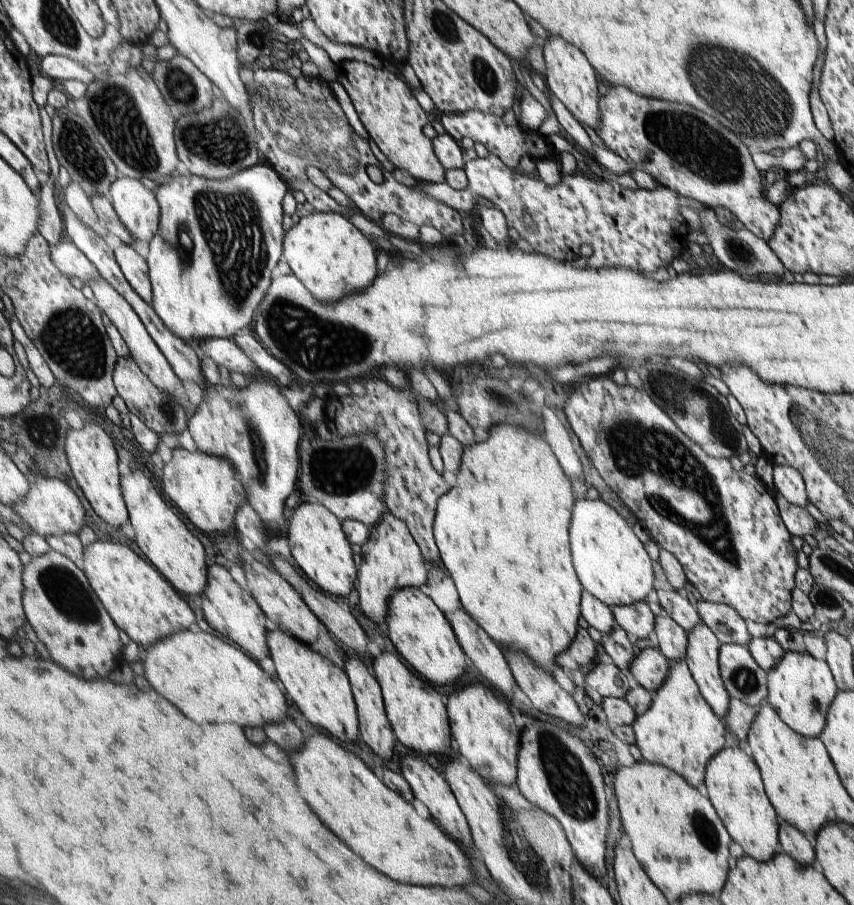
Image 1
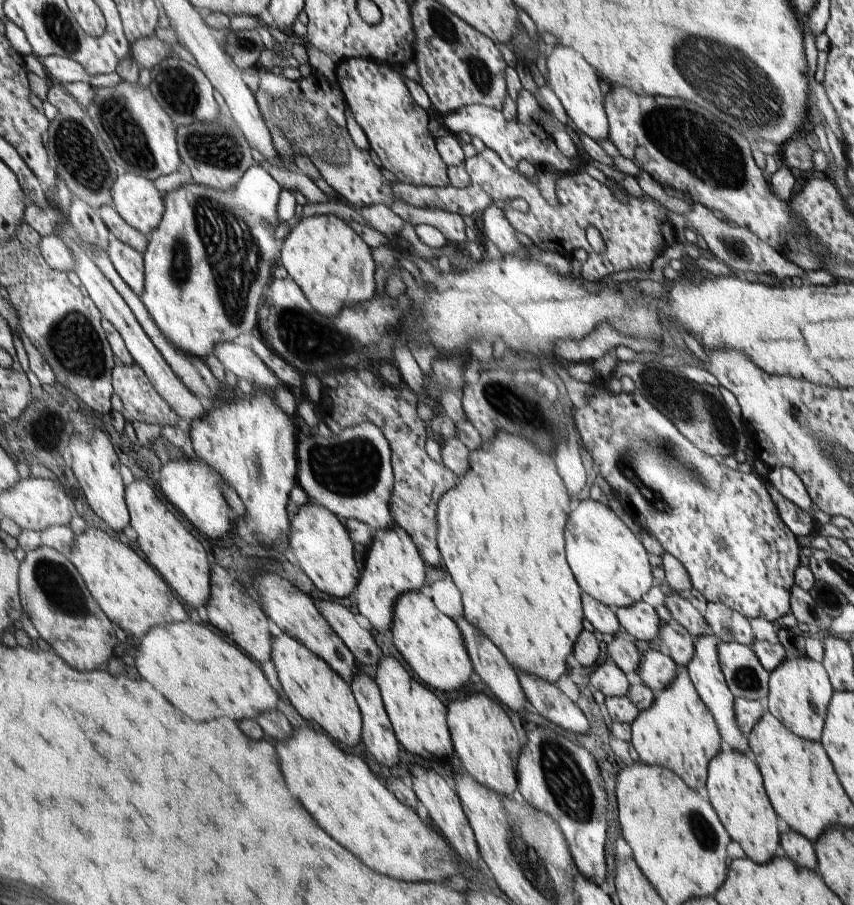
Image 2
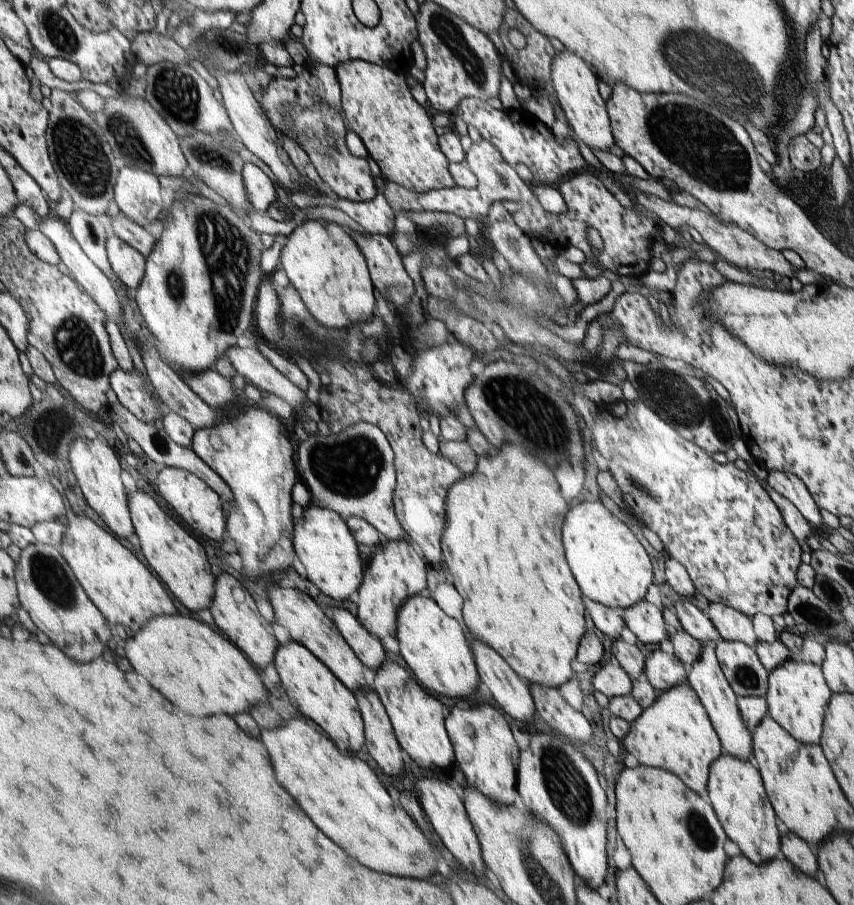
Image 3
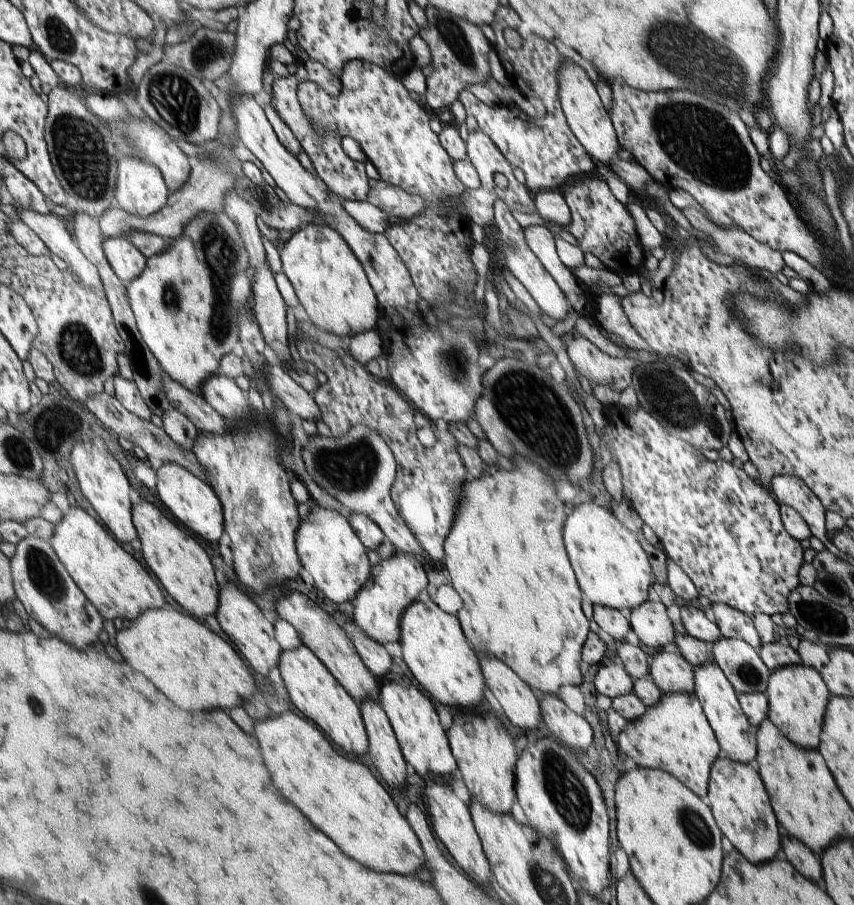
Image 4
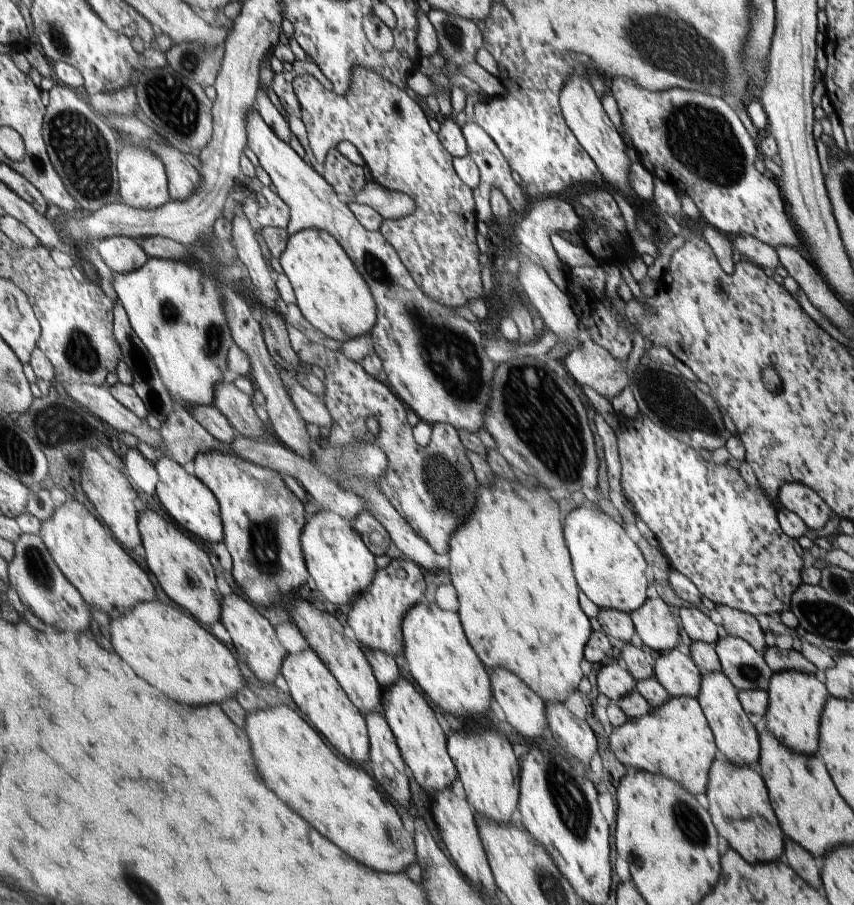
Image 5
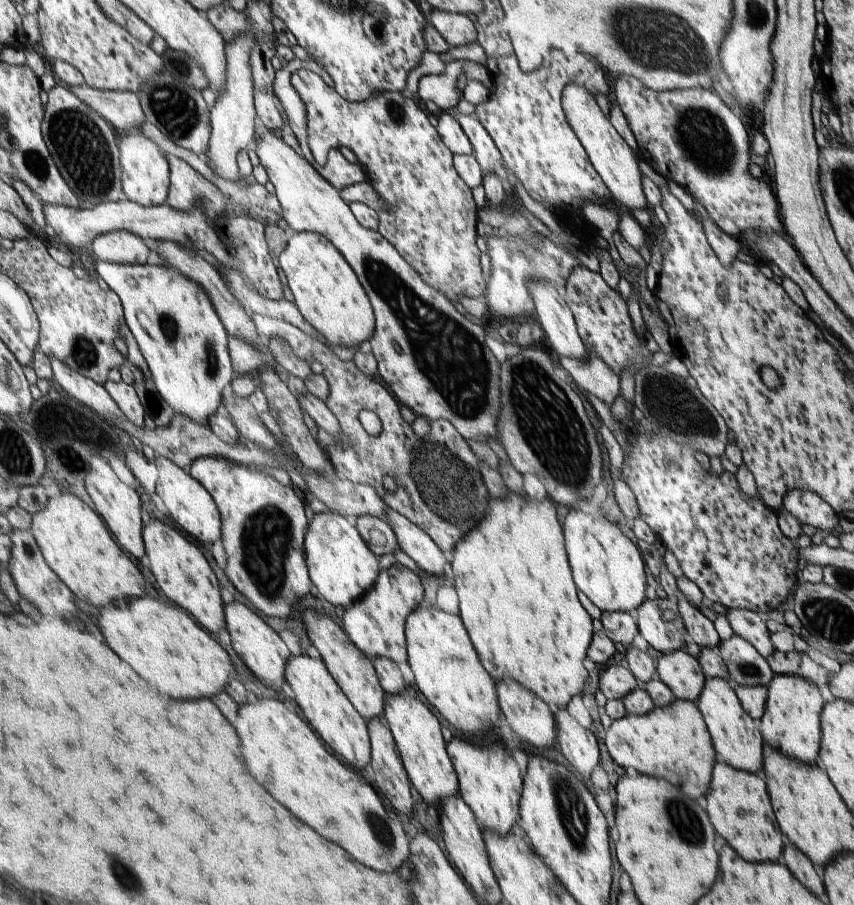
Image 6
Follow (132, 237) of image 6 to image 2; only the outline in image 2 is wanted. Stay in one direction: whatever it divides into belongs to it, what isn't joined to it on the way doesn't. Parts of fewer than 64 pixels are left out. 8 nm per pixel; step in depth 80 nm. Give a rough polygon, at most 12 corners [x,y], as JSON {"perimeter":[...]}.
{"perimeter":[[118,239],[106,249],[118,274],[140,297],[144,255]]}

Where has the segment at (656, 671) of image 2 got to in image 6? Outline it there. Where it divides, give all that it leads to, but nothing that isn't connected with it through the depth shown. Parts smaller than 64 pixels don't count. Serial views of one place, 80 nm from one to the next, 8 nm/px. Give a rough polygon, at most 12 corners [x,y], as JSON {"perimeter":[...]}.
{"perimeter":[[664,653],[656,670],[676,699],[697,702],[706,679],[697,658]]}

